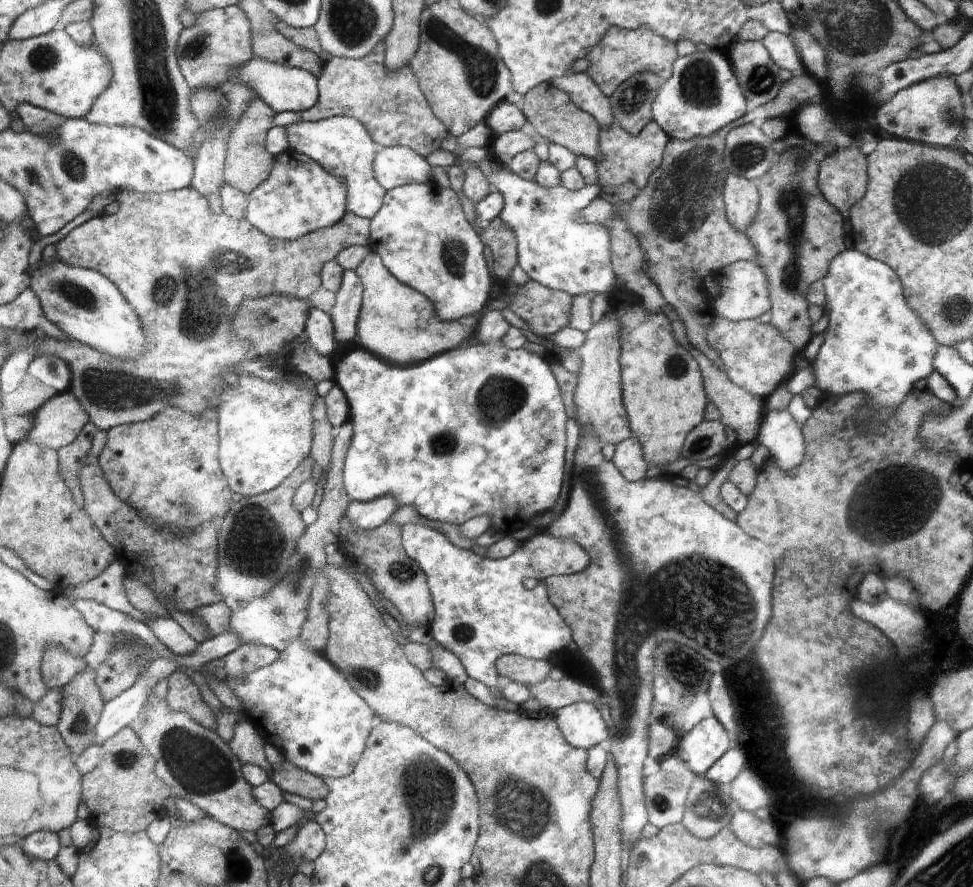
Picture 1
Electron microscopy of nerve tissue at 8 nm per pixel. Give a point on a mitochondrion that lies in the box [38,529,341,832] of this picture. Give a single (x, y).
(196, 763)

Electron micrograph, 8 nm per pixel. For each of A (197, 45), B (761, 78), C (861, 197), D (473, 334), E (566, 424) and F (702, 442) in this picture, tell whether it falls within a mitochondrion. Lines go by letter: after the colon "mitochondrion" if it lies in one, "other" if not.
A: mitochondrion
B: mitochondrion
C: other
D: other
E: other
F: mitochondrion

